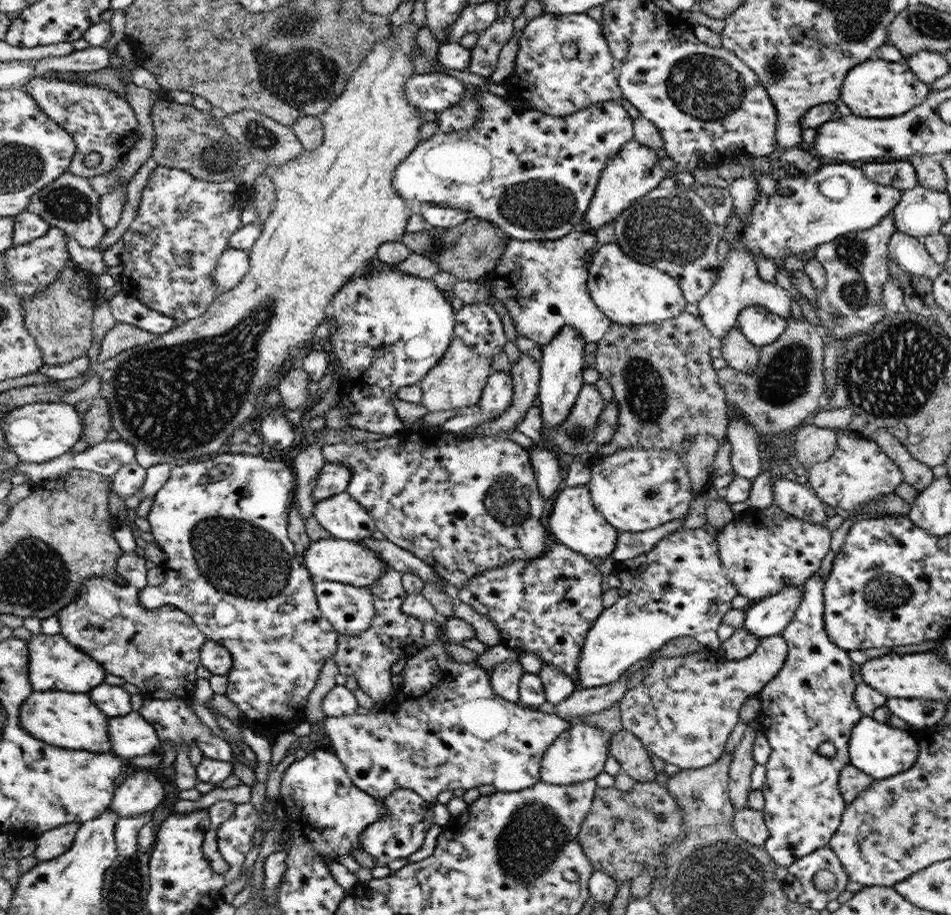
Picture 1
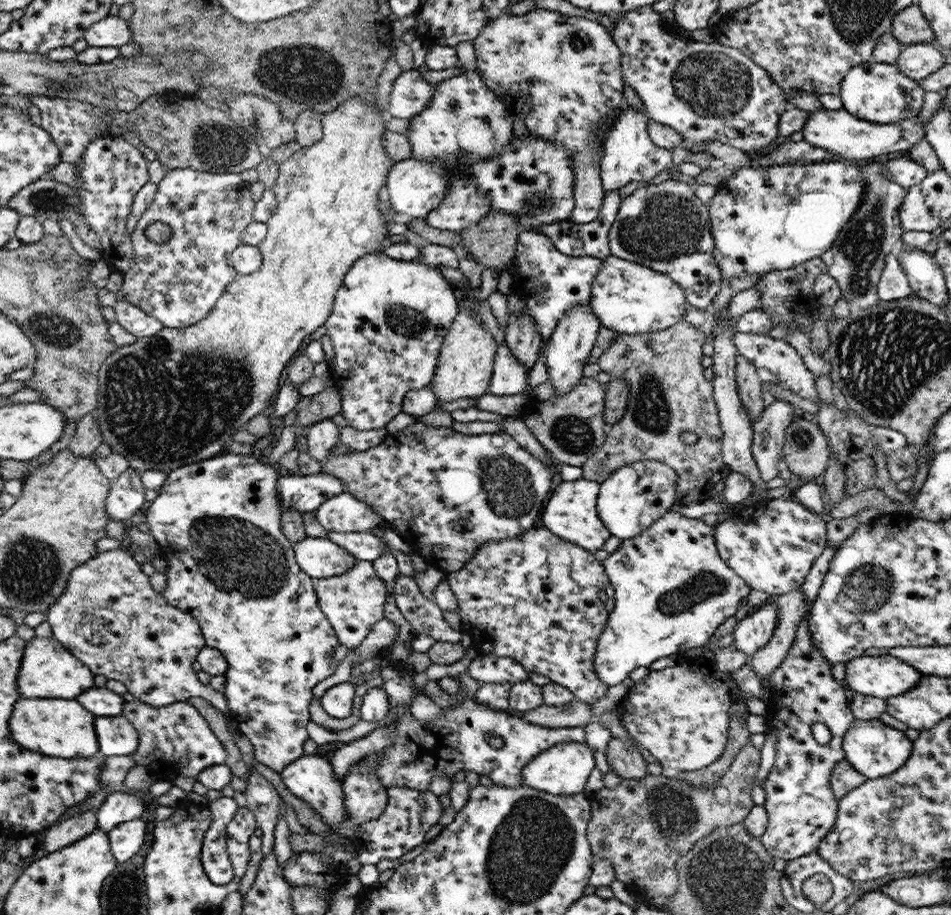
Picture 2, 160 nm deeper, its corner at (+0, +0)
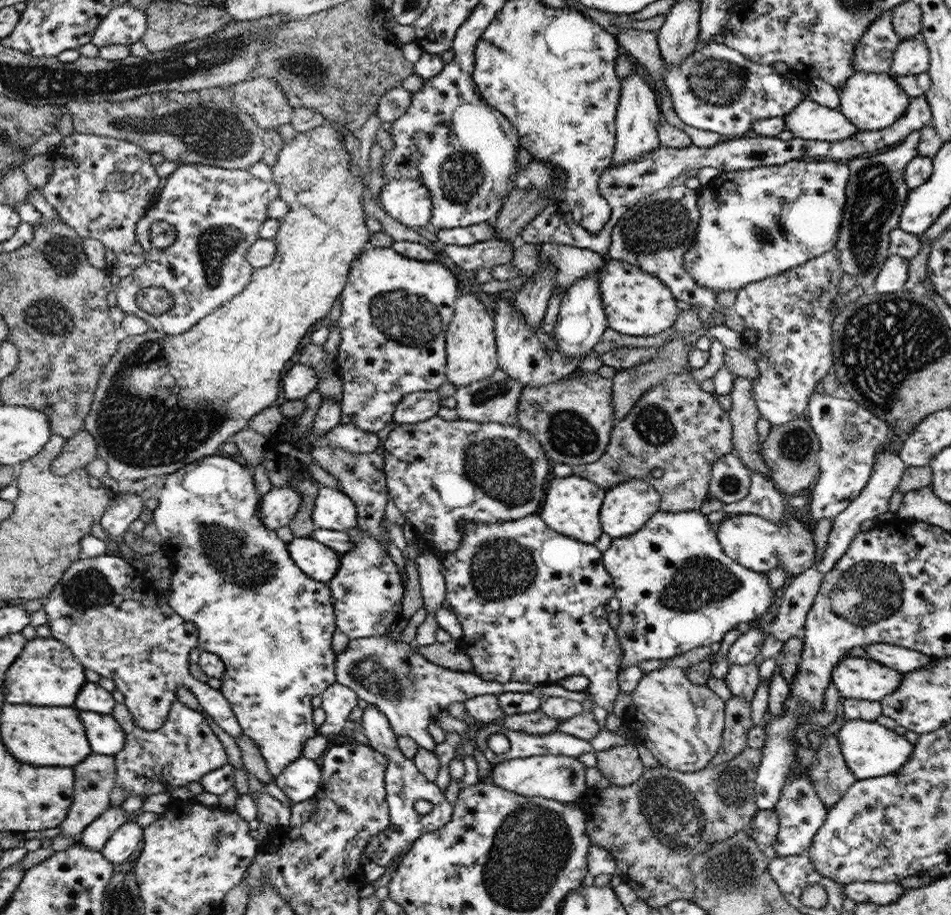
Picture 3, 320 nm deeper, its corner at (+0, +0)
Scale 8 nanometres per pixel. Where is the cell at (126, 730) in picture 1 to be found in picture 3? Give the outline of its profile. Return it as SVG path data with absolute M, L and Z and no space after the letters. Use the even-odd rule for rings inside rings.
M80 711L93 752L114 756L126 744L124 726L112 715Z

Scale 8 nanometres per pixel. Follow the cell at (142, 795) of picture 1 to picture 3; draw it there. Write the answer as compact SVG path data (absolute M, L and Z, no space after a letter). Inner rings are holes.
M121 805L109 806L95 821L91 822L77 842L82 846L91 847L92 850L102 851L116 829L127 822L127 816L127 812Z

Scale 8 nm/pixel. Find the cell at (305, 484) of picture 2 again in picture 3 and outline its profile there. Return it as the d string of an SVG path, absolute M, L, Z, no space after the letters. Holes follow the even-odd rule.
M292 486L272 488L261 502L262 521L272 530L280 529L294 518L301 502L302 497Z

